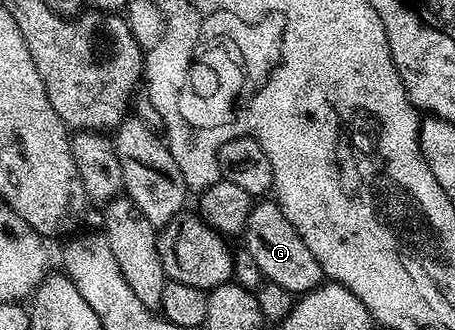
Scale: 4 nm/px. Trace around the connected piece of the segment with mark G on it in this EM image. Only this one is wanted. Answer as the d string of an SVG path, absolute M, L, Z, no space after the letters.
M262 199L255 204L248 215L244 240L245 252L256 259L256 267L260 267L263 278L279 284L290 294L310 293L323 284L322 268L320 263L316 263L316 255L312 255L312 251L308 251L308 246L304 244L304 239L300 239L300 231L296 231L296 227L288 223L288 215L284 215L277 200Z

